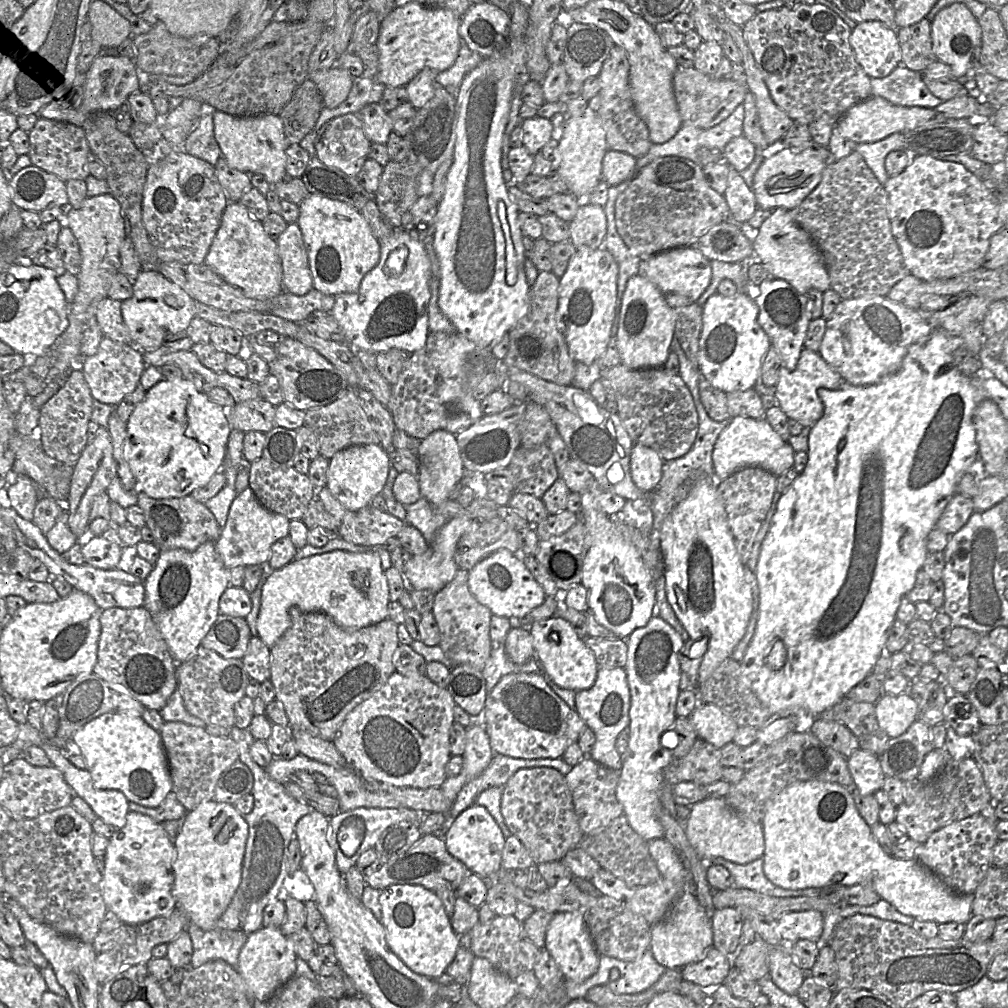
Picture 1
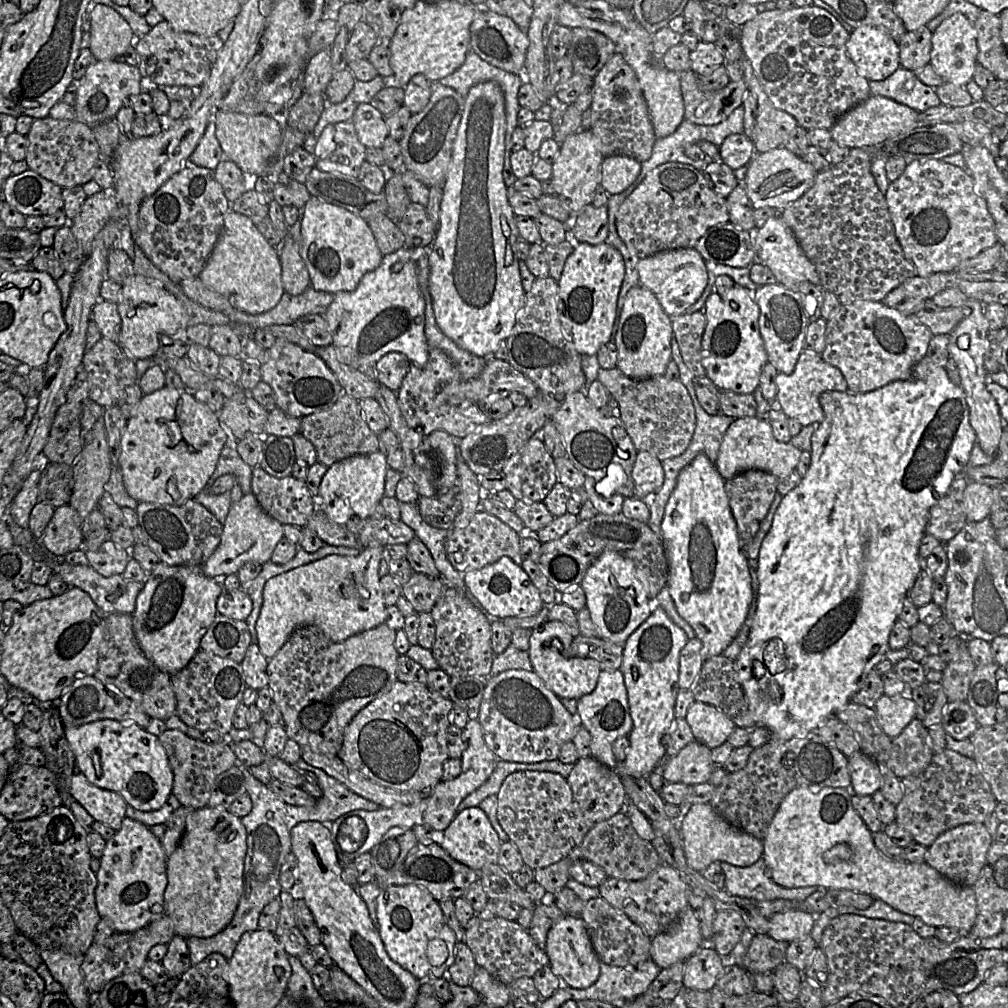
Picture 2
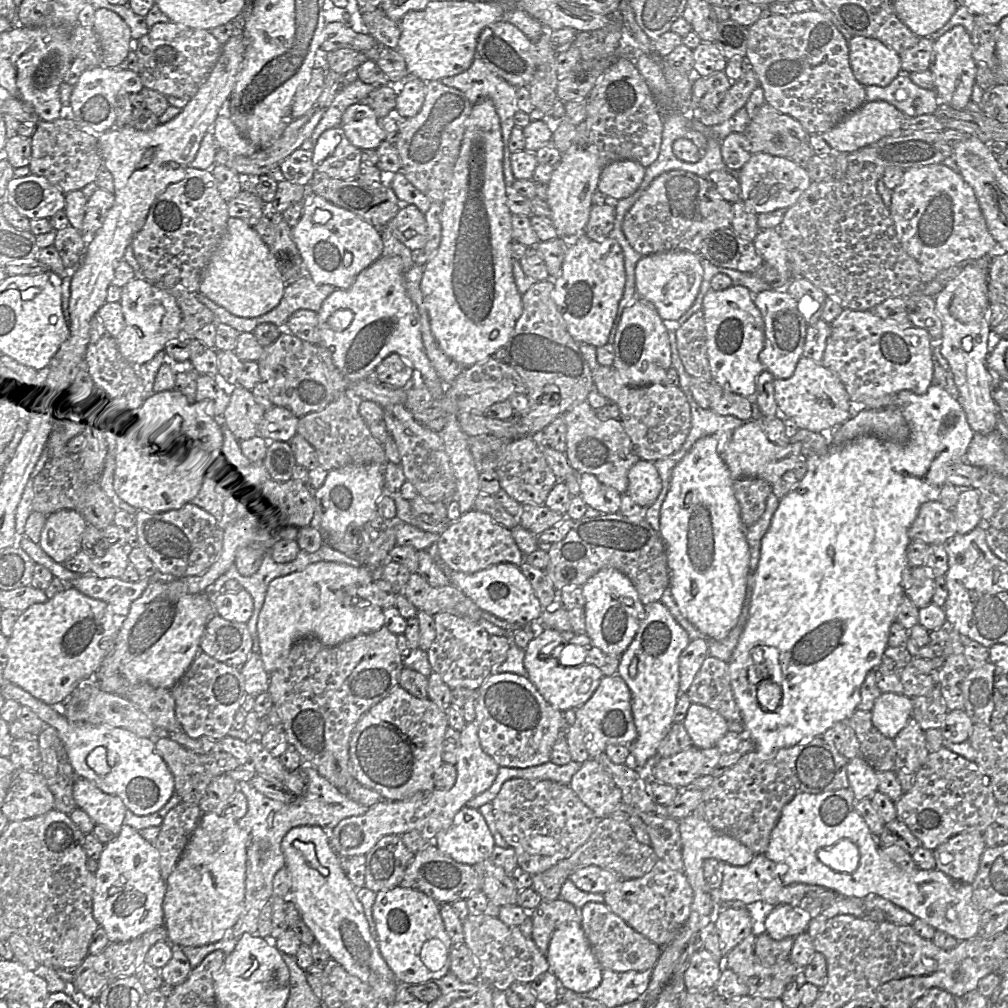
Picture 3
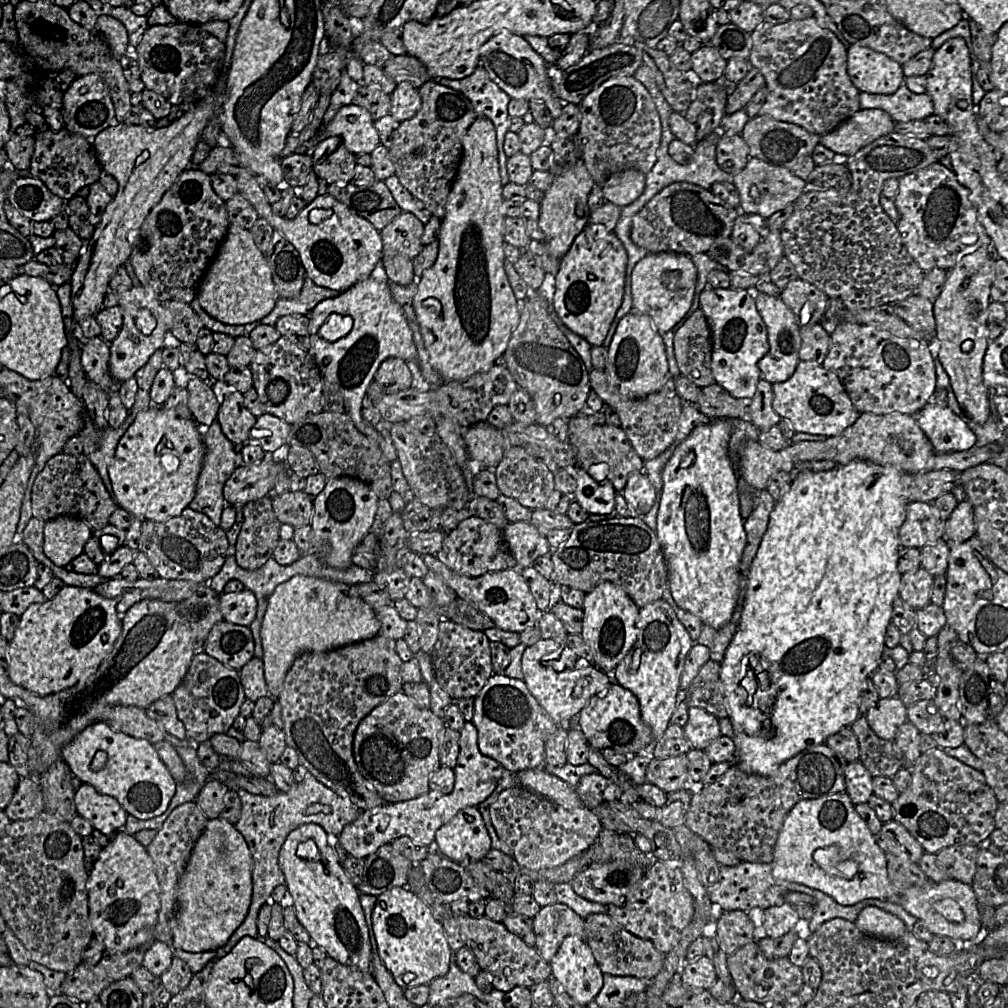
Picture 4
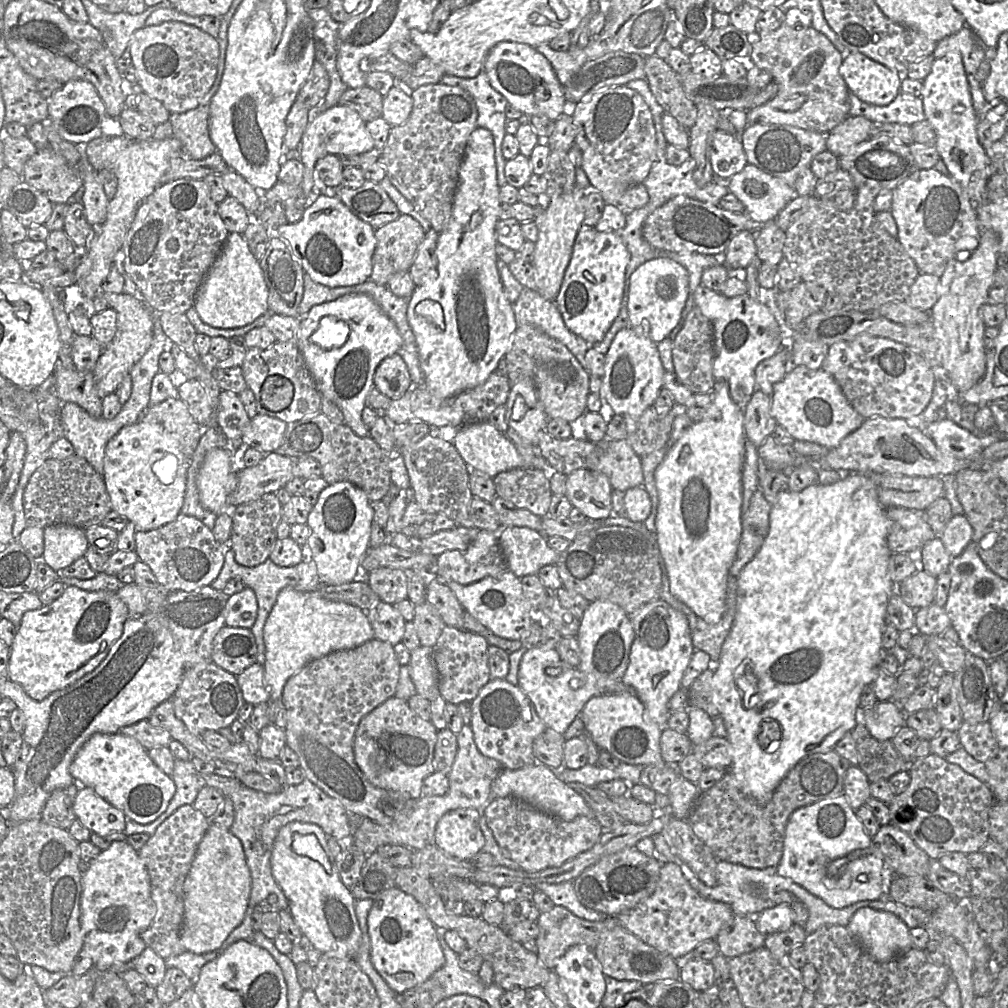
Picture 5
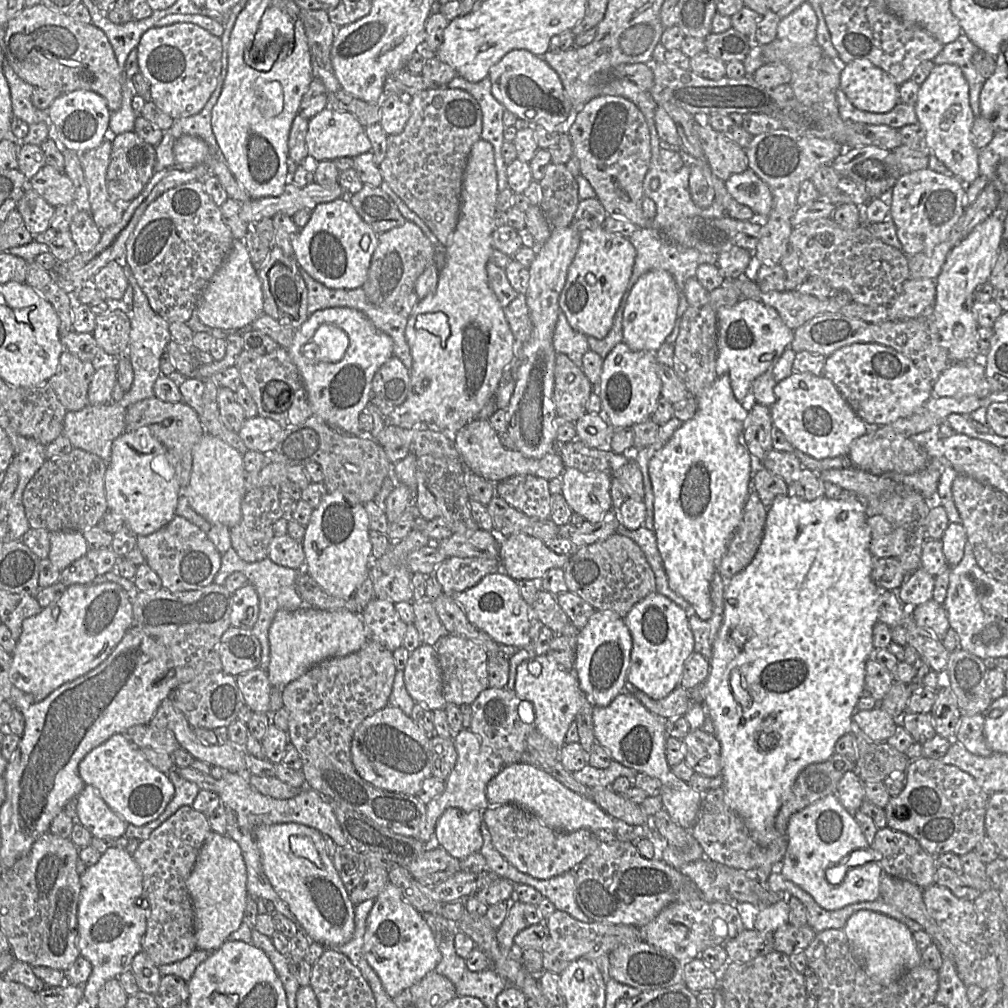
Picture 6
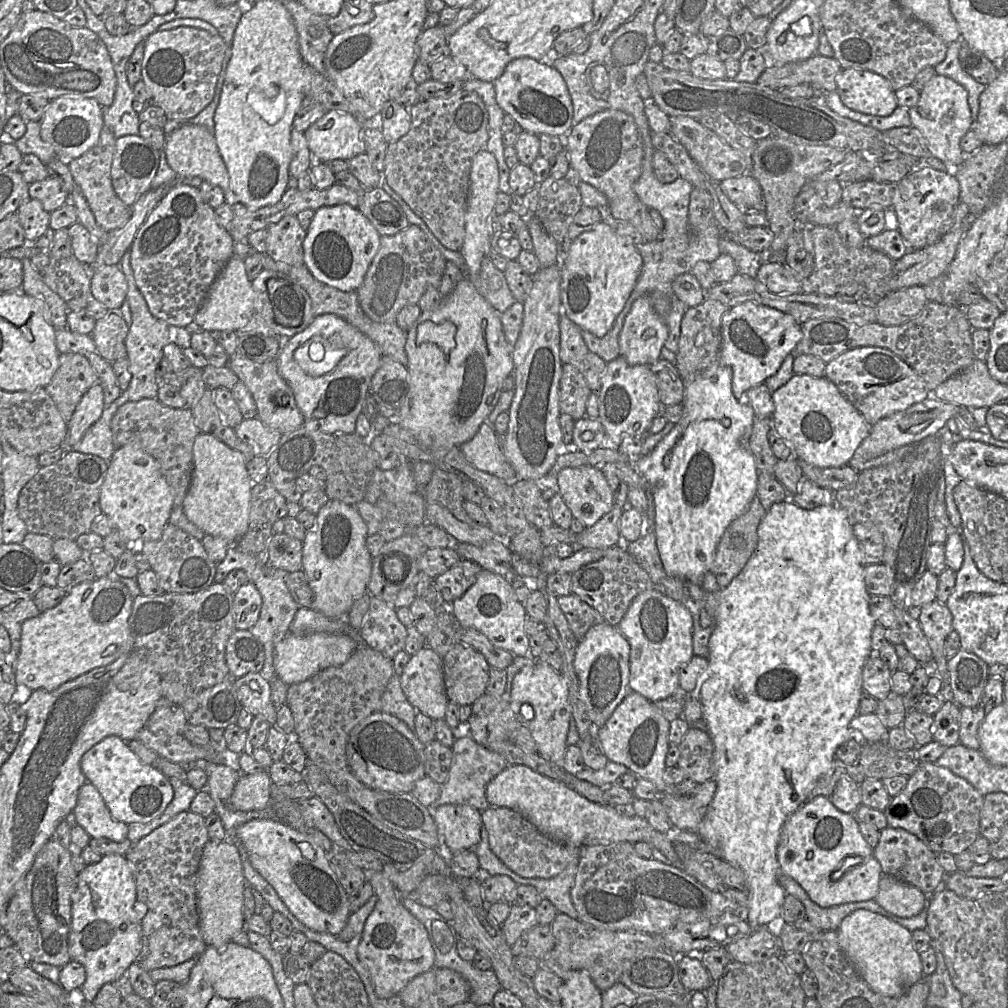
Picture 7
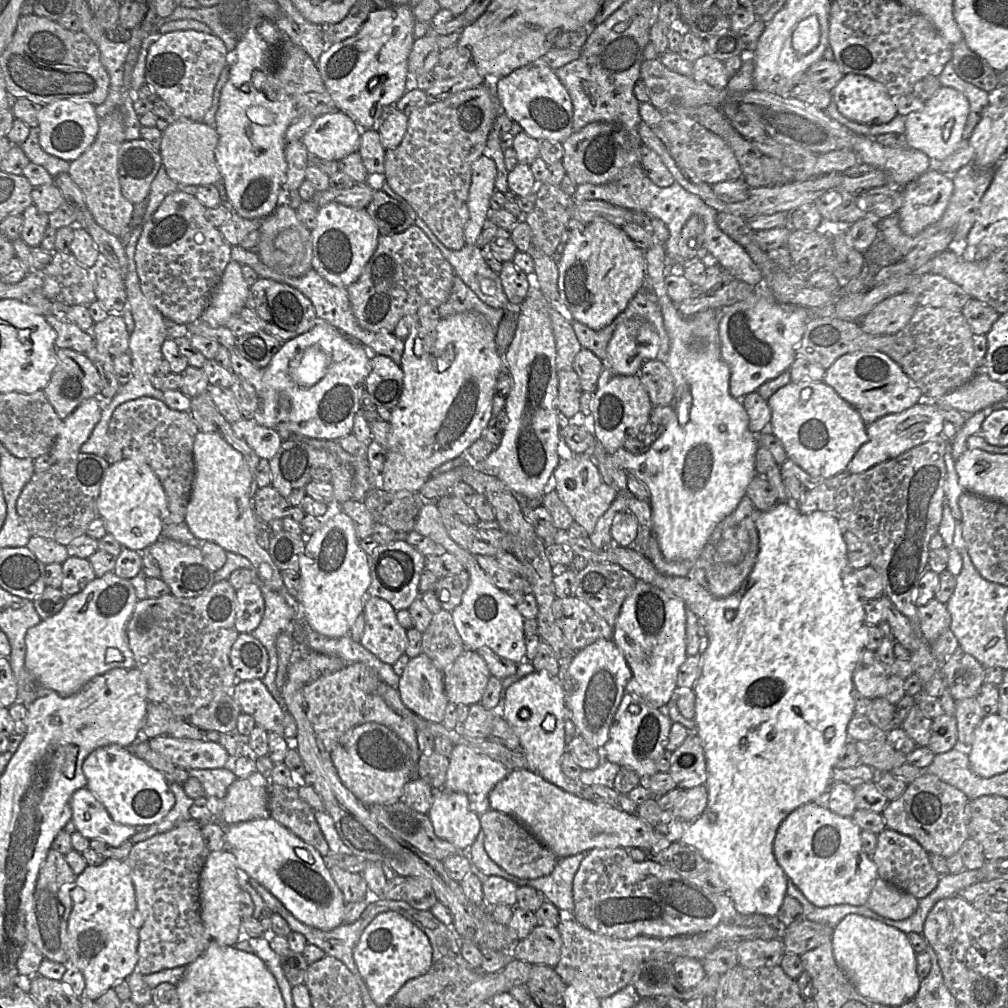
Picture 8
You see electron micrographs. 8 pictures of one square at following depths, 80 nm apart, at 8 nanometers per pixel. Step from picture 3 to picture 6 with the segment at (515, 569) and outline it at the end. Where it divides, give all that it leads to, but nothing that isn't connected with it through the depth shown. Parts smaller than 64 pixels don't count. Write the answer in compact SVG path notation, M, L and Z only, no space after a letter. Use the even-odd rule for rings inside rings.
M500 570L486 575L477 585L452 595L455 602L464 611L469 622L484 631L497 644L530 649L529 637L531 608L523 600L518 582Z

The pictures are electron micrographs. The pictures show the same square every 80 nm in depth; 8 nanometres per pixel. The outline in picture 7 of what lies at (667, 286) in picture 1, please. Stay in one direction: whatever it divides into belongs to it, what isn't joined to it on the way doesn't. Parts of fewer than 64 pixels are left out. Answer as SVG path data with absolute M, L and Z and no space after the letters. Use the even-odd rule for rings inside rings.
M638 297L625 316L619 352L630 365L651 365L661 358L668 327L647 297Z

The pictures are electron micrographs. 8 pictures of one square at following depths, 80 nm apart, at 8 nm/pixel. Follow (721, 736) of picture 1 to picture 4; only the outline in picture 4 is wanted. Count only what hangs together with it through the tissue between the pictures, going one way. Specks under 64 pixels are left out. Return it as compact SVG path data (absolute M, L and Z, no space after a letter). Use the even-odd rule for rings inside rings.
M698 707L688 708L688 720L683 732L692 748L699 750L721 736L718 718Z

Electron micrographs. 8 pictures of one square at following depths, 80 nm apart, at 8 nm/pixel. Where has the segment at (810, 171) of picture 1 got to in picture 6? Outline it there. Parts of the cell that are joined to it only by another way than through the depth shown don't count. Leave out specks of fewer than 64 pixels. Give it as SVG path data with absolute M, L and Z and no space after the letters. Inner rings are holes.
M750 168L731 175L725 186L736 202L751 208L757 220L763 221L768 217L772 208L772 194L768 185Z

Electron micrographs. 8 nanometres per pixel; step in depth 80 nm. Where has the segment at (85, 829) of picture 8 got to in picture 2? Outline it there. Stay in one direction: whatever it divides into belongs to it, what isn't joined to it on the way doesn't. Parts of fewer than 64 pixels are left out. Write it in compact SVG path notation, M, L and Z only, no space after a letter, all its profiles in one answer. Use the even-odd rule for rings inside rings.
M82 773L71 777L68 792L95 821L120 830L128 805L120 794L92 785Z

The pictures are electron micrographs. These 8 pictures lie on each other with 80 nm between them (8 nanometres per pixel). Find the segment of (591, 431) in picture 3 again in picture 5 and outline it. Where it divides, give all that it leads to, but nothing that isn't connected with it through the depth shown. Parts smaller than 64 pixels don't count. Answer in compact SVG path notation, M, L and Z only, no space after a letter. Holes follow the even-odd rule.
M627 439L603 440L597 444L599 462L594 471L605 474L613 490L626 492L643 486L641 457L635 453Z

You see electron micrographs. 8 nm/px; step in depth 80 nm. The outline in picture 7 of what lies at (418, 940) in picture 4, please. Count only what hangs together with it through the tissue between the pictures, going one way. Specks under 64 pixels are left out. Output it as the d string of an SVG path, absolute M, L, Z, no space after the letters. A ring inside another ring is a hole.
M366 872L366 881L371 883L378 900L366 920L357 954L370 974L377 996L388 1000L412 979L434 967L435 952L425 926L405 908L400 894L384 873Z

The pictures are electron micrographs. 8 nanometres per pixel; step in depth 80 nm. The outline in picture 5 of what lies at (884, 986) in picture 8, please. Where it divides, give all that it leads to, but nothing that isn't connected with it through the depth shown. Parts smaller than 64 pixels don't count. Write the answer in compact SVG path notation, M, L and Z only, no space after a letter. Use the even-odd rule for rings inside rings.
M870 907L859 909L846 926L876 961L888 962L914 947L910 929L891 912Z

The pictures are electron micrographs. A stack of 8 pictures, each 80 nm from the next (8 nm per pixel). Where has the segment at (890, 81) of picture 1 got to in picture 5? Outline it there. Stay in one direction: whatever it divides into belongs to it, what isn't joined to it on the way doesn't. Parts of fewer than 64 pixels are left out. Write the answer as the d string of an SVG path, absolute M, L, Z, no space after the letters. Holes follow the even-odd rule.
M900 92L886 106L876 106L849 95L849 116L863 116L875 124L898 123L911 126L925 120L923 101L920 96Z

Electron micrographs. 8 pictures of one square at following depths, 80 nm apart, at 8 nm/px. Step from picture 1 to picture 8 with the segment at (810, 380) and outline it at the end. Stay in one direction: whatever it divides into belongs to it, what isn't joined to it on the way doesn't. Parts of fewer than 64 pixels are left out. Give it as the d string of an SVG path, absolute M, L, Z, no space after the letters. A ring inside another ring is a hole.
M824 381L790 382L768 400L771 410L770 432L783 444L788 459L814 478L831 478L845 470L859 448L869 440L867 425L855 409Z

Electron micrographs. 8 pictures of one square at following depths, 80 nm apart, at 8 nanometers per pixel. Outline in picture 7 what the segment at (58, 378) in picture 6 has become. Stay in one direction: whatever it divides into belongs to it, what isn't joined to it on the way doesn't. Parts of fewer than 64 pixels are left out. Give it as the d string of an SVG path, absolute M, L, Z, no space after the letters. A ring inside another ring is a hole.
M61 353L59 367L45 390L68 422L82 396L96 382L98 376L87 357L77 353Z

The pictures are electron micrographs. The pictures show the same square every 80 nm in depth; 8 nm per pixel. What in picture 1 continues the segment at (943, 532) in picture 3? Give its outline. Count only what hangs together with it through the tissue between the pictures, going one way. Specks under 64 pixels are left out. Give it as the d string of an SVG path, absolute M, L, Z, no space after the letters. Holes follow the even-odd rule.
M956 493L944 508L935 528L952 535L966 524L974 511L972 498Z

